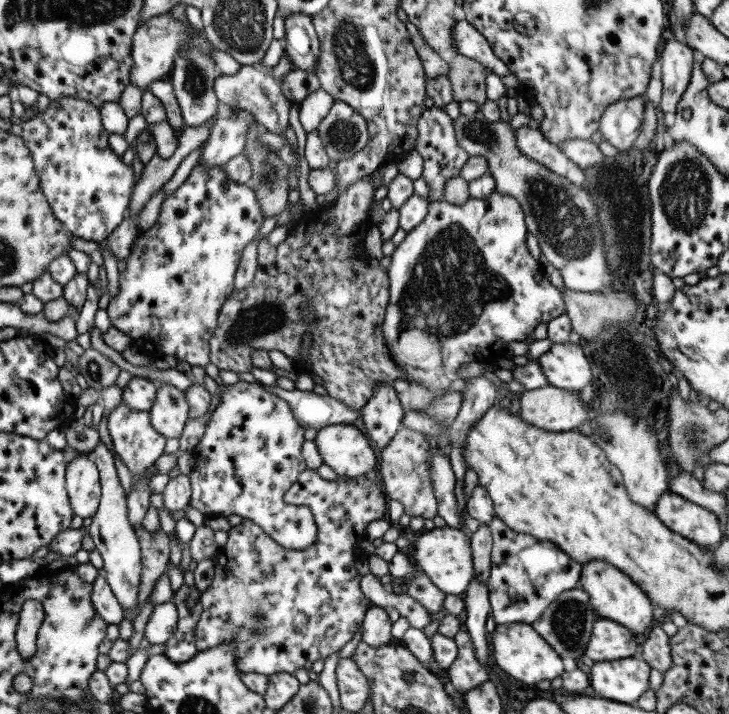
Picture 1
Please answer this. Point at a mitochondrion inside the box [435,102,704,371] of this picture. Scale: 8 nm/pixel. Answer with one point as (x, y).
(567, 224)

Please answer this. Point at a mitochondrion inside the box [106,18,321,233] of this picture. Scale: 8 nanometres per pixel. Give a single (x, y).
(196, 77)

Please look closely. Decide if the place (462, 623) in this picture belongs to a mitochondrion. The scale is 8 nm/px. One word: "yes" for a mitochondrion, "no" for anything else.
no

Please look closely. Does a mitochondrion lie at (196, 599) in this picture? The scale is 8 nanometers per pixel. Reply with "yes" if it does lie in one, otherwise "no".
no

